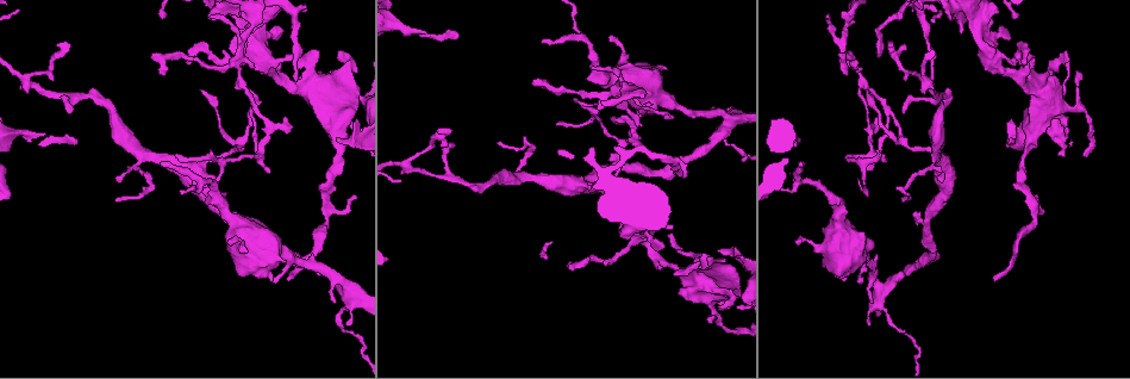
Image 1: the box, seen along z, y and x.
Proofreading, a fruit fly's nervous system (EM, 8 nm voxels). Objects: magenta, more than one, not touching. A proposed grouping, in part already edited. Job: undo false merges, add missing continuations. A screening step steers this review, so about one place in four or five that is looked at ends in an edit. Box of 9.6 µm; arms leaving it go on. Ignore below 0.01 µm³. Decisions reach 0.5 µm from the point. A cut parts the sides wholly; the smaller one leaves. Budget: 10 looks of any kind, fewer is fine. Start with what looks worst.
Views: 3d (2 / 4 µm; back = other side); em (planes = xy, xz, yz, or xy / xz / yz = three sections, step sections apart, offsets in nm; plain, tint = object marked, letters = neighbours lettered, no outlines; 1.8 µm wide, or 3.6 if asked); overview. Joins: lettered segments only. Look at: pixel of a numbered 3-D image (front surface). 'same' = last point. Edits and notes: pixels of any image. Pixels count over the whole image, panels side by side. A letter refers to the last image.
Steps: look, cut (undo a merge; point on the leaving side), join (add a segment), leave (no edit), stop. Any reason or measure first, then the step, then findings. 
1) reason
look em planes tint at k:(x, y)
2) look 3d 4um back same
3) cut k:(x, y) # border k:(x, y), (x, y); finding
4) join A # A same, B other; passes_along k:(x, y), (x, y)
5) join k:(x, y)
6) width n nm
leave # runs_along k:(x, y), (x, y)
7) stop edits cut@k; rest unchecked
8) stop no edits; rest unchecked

free end
look 3d 4um at 1:(71, 110)

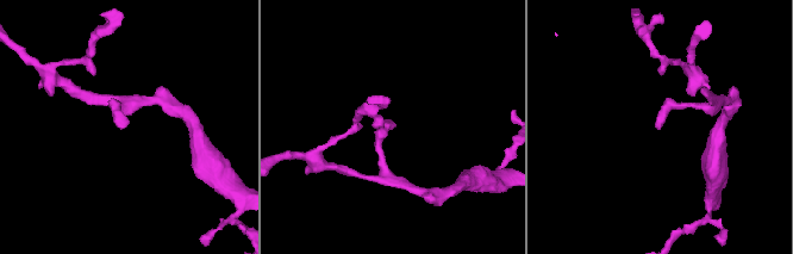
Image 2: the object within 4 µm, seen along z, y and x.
shape alone is not enough
look em xy step 16 tint at 2:(656, 127)

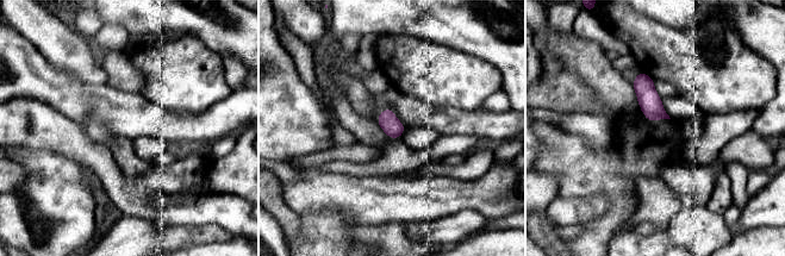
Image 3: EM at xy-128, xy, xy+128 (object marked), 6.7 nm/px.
look em planes letters same

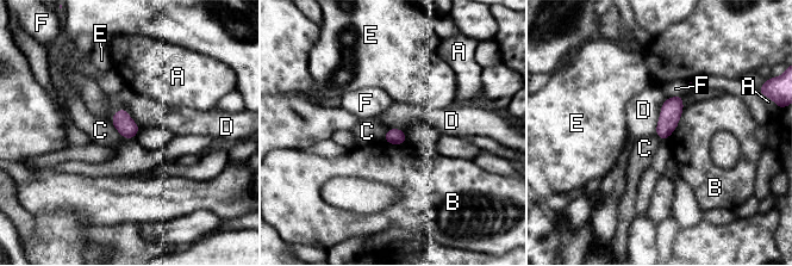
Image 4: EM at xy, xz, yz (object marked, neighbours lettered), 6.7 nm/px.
leave # A other, B other, C other, D other, E other, F other; border 4:(111, 121), (113, 127), (128, 140); no lettered segment goes on from it

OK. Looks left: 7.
an open end
look em xy step 4 letters at 1:(319, 53)

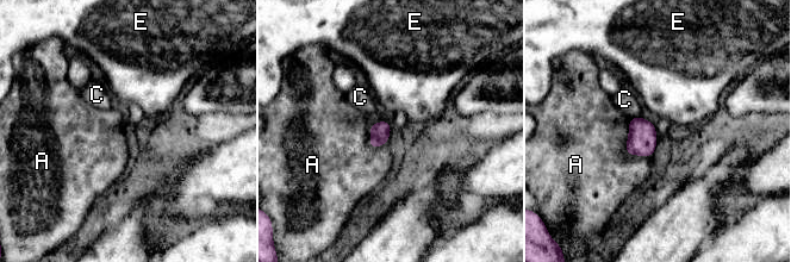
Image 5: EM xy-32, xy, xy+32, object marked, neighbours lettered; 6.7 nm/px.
another direction
look em planes letters same

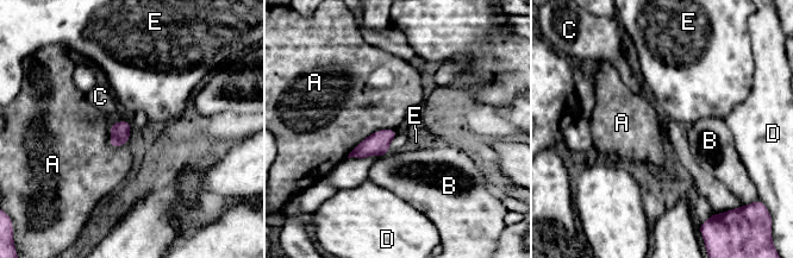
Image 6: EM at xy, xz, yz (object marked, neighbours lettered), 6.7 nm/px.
leave # A other, B other, C other, D other, E other; border 6:(123, 120), (111, 125), (112, 148); no lettered segment goes on from it

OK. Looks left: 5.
free end
look 3d 4um at 1:(294, 80)

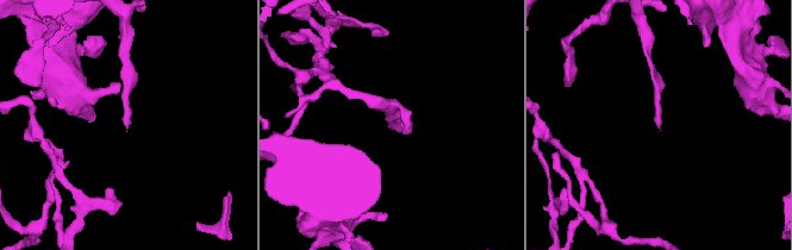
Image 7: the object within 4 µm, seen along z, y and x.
look em planes letters at 7:(657, 128)

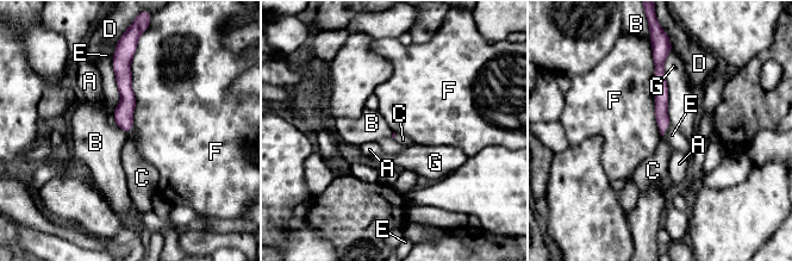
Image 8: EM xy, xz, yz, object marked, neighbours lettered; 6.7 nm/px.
longest_contact F 550 nm
join 8:(654, 168) # A other, B other, C same, D other, E other, F other, G other; passes_along 8:(661, 95), (663, 132), (654, 168); the cell continues

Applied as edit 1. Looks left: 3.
see it whole again
look overview

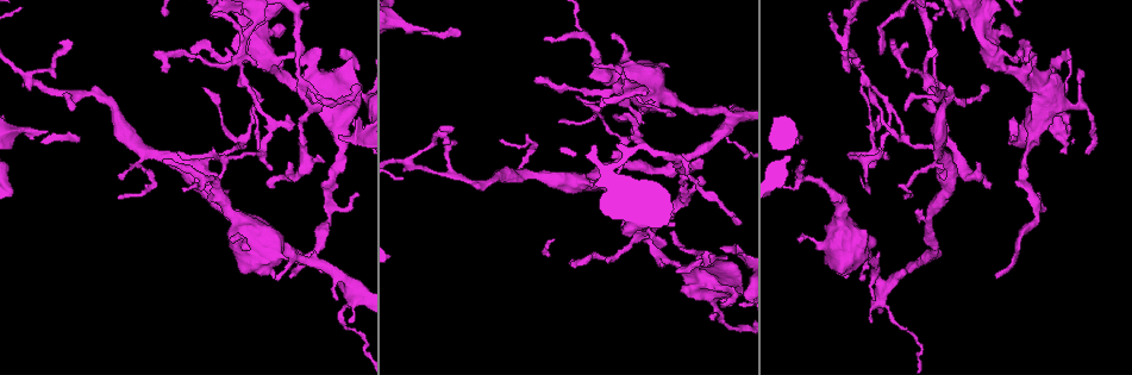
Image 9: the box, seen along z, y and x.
long arm stops here
look 3d 2um at 9:(460, 33)

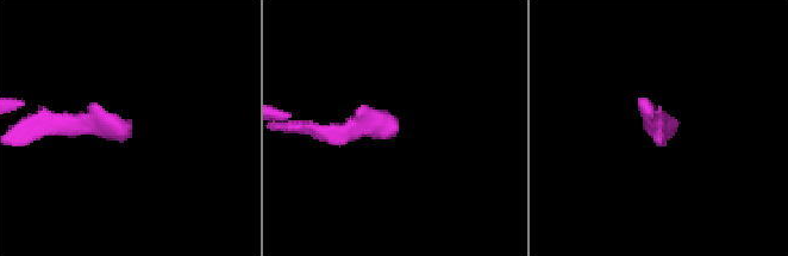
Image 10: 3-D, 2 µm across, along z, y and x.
shape alone is not enough
look em planes letters at 10:(395, 124)

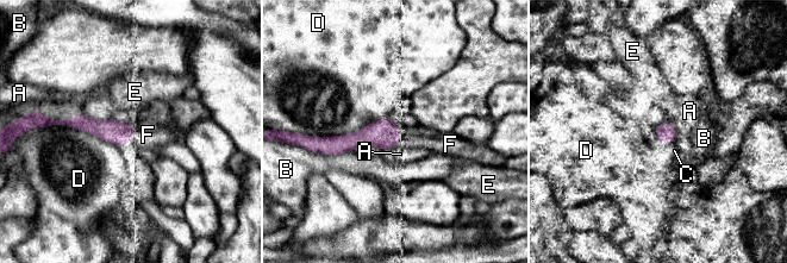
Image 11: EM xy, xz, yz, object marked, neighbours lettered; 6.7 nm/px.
join 11:(418, 136) # A other, B other, C other, D other, E other, F same; it goes on there

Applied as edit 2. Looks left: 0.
stop edits join@8, join@11; rest unchecked

